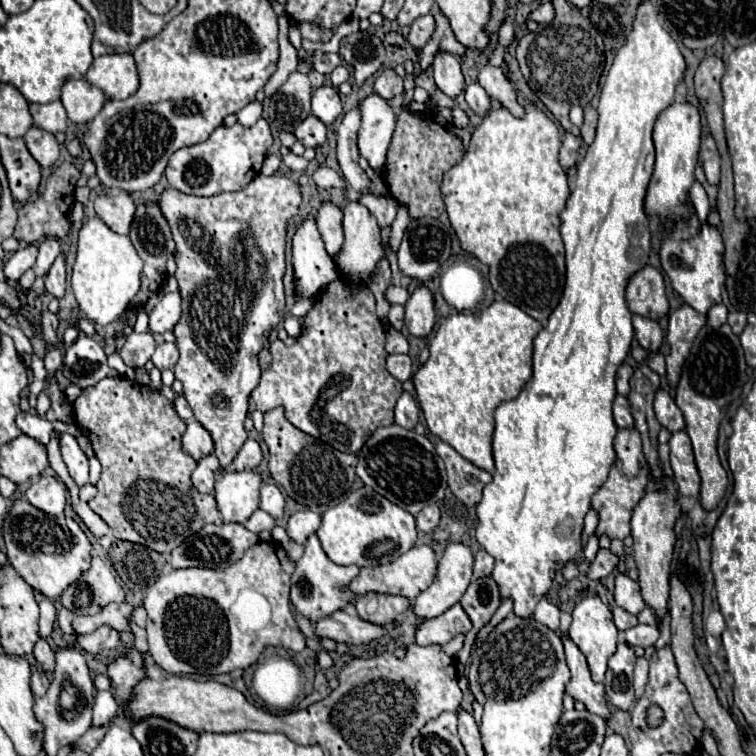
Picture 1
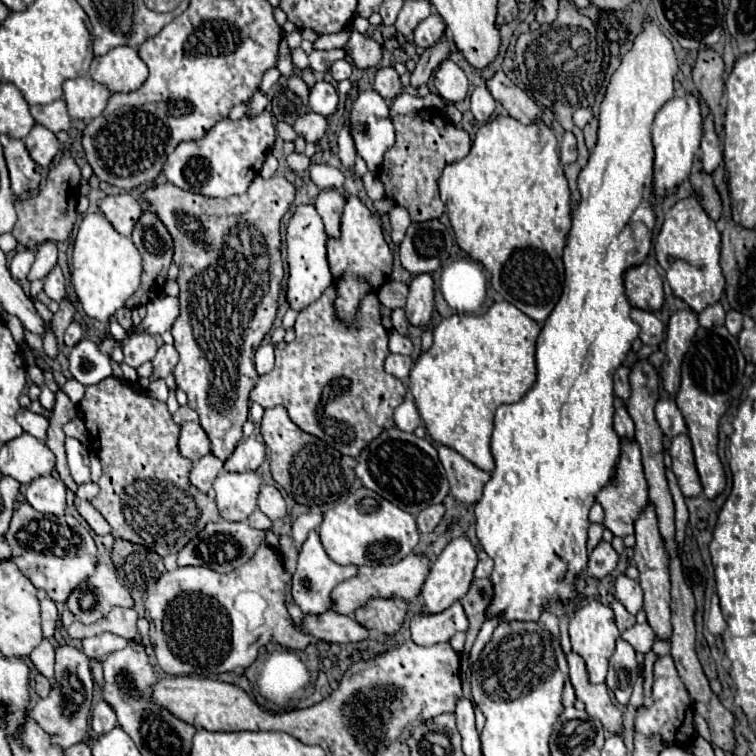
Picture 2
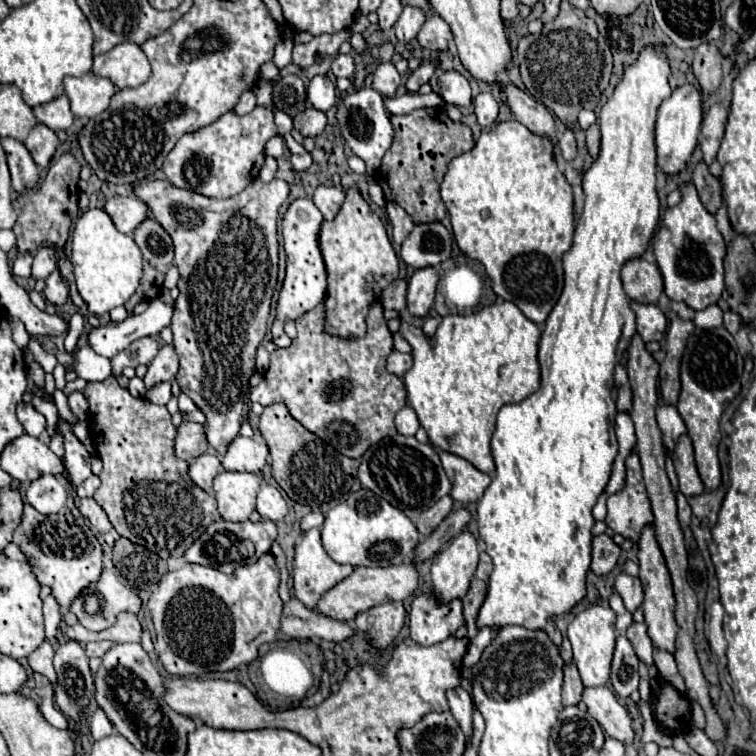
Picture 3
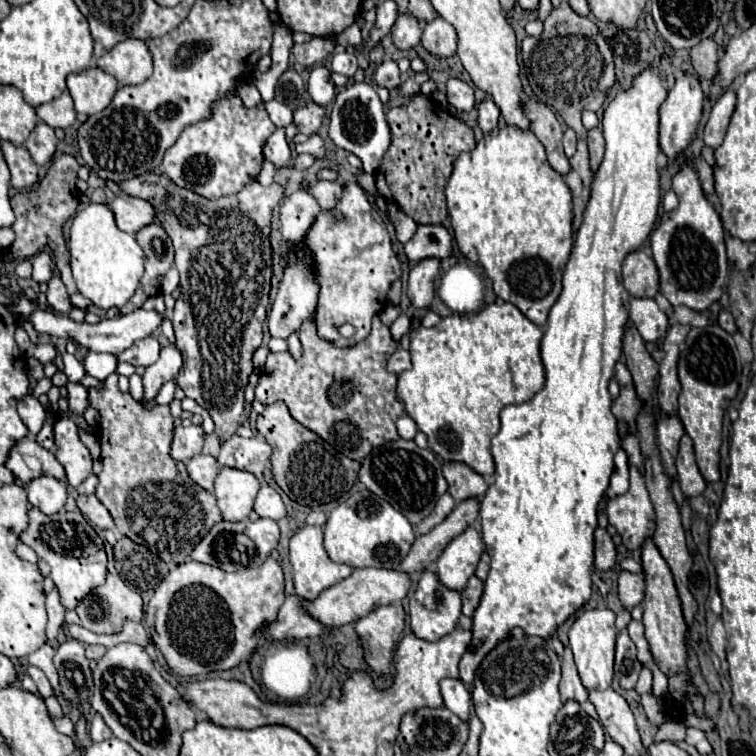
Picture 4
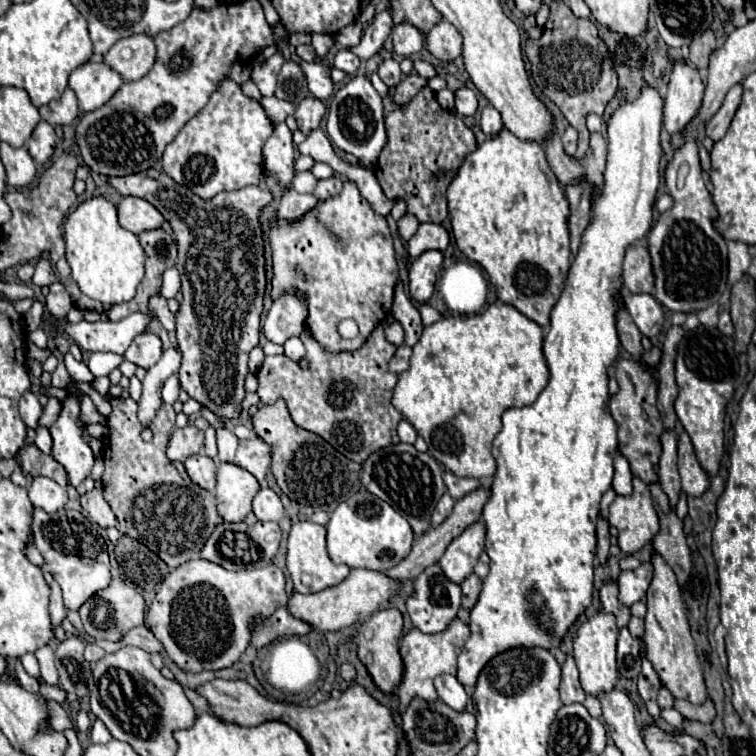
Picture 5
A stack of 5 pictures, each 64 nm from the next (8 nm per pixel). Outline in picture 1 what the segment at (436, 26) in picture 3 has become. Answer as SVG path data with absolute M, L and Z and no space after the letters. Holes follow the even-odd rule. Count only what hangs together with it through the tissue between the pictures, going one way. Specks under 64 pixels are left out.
M432 14L420 16L418 20L414 20L414 24L410 24L408 42L410 42L414 48L422 48L422 46L430 40L434 28L436 28L436 22L434 22L434 16L432 16Z

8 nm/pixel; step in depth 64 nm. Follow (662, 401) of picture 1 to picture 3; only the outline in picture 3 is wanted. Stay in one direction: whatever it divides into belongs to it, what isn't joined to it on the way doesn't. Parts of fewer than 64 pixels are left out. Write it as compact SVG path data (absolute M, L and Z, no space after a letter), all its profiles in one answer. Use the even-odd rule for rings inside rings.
M660 404L656 408L656 420L658 420L658 426L664 434L664 448L668 452L672 452L678 438L682 434L686 434L686 424L684 424L682 416L678 414L676 406L670 406L670 404Z

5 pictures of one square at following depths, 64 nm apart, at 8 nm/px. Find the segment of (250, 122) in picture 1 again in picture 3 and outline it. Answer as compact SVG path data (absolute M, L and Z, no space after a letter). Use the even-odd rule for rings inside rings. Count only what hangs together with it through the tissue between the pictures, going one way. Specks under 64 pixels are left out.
M258 80L256 88L254 88L254 94L256 94L256 104L258 106L270 106L272 104L272 82Z

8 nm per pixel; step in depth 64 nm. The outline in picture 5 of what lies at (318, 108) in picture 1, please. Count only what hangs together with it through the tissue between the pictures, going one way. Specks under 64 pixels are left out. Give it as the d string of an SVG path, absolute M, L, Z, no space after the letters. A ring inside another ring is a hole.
M296 58L296 62L302 66L306 80L308 80L308 90L314 98L326 102L334 94L334 82L330 78L330 68L326 64L318 62L302 62Z

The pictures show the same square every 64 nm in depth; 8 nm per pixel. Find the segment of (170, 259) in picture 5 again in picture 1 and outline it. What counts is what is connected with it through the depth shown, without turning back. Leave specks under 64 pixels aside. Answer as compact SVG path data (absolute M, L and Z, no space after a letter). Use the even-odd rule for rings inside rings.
M150 202L150 204L136 204L136 214L130 226L130 240L138 252L138 256L144 260L144 272L142 272L142 288L140 292L134 296L132 300L132 308L142 308L148 300L148 296L156 290L162 288L164 278L166 278L166 258L168 254L174 252L174 240L170 234L170 226L166 224L166 218L162 216L158 204Z

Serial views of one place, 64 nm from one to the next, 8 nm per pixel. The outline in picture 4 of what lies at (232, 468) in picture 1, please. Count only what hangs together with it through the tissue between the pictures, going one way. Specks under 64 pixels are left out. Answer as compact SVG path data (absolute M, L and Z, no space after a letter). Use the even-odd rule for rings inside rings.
M234 434L230 440L222 442L218 462L226 468L252 472L258 480L262 480L262 472L270 460L270 454L272 450L262 436L240 438Z

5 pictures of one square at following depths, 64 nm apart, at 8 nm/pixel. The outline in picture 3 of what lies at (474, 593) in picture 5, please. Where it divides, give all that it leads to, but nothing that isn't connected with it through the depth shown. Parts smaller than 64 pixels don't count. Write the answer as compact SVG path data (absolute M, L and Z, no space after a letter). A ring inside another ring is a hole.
M474 578L472 584L470 584L470 590L466 592L466 596L462 598L462 604L464 604L464 618L466 618L466 626L468 626L468 638L472 640L478 632L478 626L476 626L476 618L478 618L478 610L480 606L484 604L486 600L486 592L488 592L488 584Z

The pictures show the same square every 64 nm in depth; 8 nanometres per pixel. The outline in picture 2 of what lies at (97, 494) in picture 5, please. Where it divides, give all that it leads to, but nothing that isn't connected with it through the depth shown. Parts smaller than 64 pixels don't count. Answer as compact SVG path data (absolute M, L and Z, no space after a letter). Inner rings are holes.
M74 500L74 504L76 504L76 510L80 512L80 516L90 524L90 528L94 530L94 532L98 532L98 534L108 534L110 532L110 526L108 526L108 522L104 520L104 516L88 502L88 500Z

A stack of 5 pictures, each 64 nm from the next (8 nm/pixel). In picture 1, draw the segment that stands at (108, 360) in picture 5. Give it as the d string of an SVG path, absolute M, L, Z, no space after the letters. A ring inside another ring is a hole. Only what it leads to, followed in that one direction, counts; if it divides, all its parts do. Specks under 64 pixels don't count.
M80 334L78 340L64 354L62 374L70 380L70 384L80 386L84 390L88 386L98 384L106 376L116 376L118 372L108 366L106 354L100 344Z

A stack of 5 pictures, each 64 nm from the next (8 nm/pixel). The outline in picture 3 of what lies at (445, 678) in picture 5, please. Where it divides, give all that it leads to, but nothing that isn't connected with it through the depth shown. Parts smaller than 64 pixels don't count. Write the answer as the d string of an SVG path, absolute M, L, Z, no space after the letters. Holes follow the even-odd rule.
M464 688L448 690L446 696L448 696L448 702L450 702L450 712L458 720L458 724L460 724L464 736L466 736L466 742L470 742L470 736L472 736L472 712L474 712L472 696Z

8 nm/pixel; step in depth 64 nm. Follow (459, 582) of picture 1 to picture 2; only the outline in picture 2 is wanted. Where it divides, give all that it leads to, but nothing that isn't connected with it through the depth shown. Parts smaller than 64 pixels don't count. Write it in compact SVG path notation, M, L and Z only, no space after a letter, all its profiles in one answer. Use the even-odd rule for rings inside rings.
M466 536L462 538L454 538L444 550L442 554L438 556L438 560L432 564L432 570L428 574L428 580L422 588L422 600L424 600L424 606L422 610L426 614L438 614L446 608L450 608L454 602L458 602L470 588L470 582L472 582L472 574L474 574L474 566L476 566L476 550L474 546L470 544L470 540Z

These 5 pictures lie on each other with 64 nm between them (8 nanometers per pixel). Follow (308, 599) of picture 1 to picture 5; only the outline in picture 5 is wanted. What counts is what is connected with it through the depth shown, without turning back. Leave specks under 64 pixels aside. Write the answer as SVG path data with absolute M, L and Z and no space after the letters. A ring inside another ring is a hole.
M310 520L304 522L296 522L290 530L288 536L288 556L286 556L286 564L294 582L294 590L300 594L312 594L312 592L320 592L328 586L336 586L340 584L350 568L346 564L334 564L328 558L326 552L326 528L320 524L314 524Z

